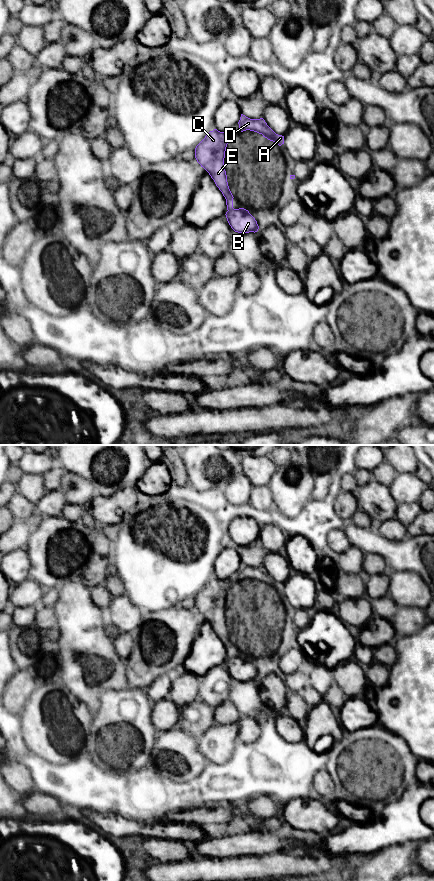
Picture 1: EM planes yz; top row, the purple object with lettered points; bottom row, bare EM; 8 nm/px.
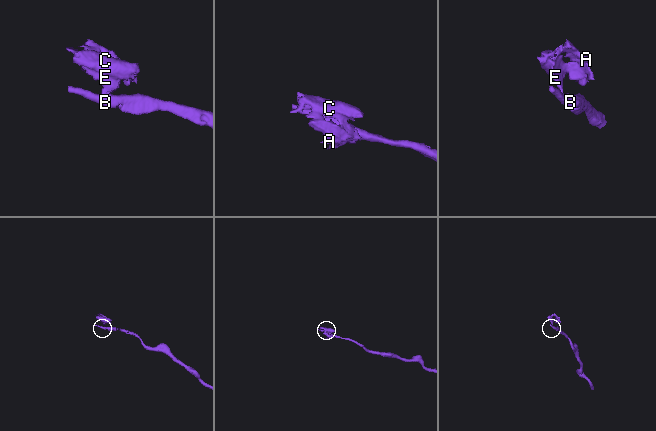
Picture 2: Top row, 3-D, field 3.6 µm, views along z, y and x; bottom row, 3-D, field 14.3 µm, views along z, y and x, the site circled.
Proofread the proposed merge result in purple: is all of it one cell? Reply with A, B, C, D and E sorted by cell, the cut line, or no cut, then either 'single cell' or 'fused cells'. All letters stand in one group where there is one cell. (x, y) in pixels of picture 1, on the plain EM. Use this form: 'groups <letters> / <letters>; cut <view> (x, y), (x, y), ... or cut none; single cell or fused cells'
groups A C D E / B; cut yz (233, 656), (228, 659); fused cells

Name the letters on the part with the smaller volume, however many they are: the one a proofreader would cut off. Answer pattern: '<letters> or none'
A, C, D, E

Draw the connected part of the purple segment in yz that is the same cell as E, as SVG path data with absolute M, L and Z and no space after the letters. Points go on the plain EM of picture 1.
M210 579L195 596L195 606L214 628L226 647L227 658L233 658L233 643L229 637L224 614L225 599L234 579Z

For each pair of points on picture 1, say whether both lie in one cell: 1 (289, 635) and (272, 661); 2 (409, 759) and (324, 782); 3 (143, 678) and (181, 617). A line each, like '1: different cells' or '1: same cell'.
1: same cell
2: different cells
3: same cell

